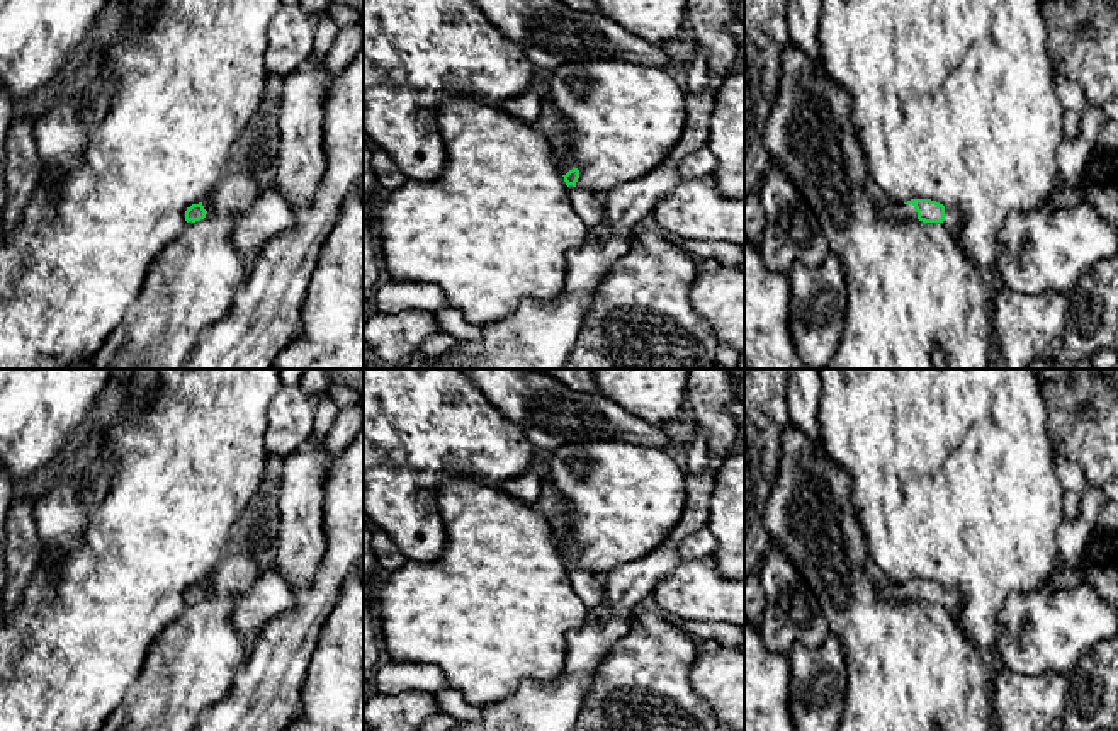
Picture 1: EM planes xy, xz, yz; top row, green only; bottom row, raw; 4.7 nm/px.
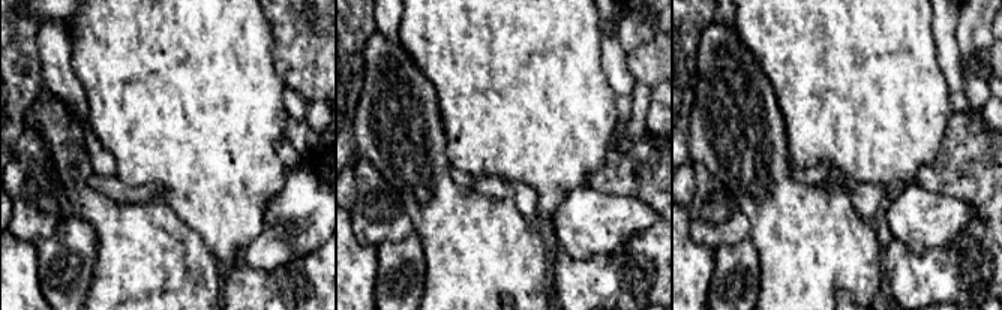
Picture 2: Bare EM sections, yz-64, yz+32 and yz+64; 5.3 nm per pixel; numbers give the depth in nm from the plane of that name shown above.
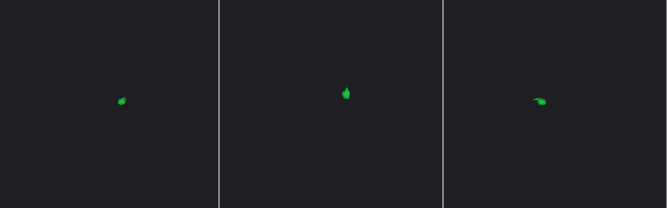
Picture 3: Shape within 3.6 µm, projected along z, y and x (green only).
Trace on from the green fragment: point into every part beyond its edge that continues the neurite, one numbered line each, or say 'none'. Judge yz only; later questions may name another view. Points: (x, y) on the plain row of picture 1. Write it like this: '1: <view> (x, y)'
1: yz (891, 592)
2: yz (954, 600)

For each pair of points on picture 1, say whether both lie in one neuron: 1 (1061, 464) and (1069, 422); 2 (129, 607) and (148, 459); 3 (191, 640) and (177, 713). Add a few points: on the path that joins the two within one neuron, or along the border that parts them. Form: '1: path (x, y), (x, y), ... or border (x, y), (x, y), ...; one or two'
1: border (1049, 425), (1055, 432), (1062, 451), (1088, 480); two
2: path (131, 570), (148, 541), (148, 497); one
3: path (191, 658), (191, 665), (177, 682), (177, 694); one

